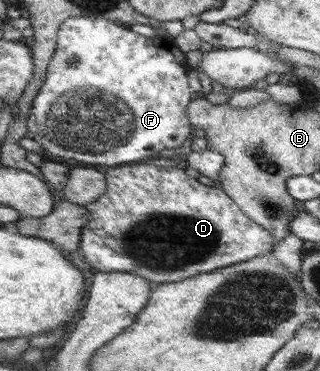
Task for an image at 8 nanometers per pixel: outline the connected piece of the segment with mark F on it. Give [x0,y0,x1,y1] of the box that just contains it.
[28,16,197,170]

